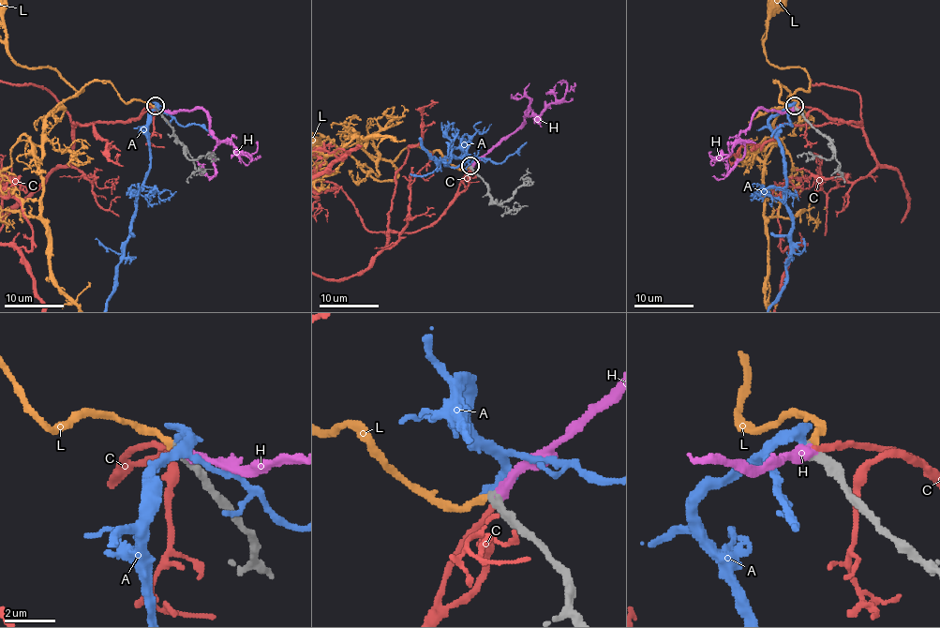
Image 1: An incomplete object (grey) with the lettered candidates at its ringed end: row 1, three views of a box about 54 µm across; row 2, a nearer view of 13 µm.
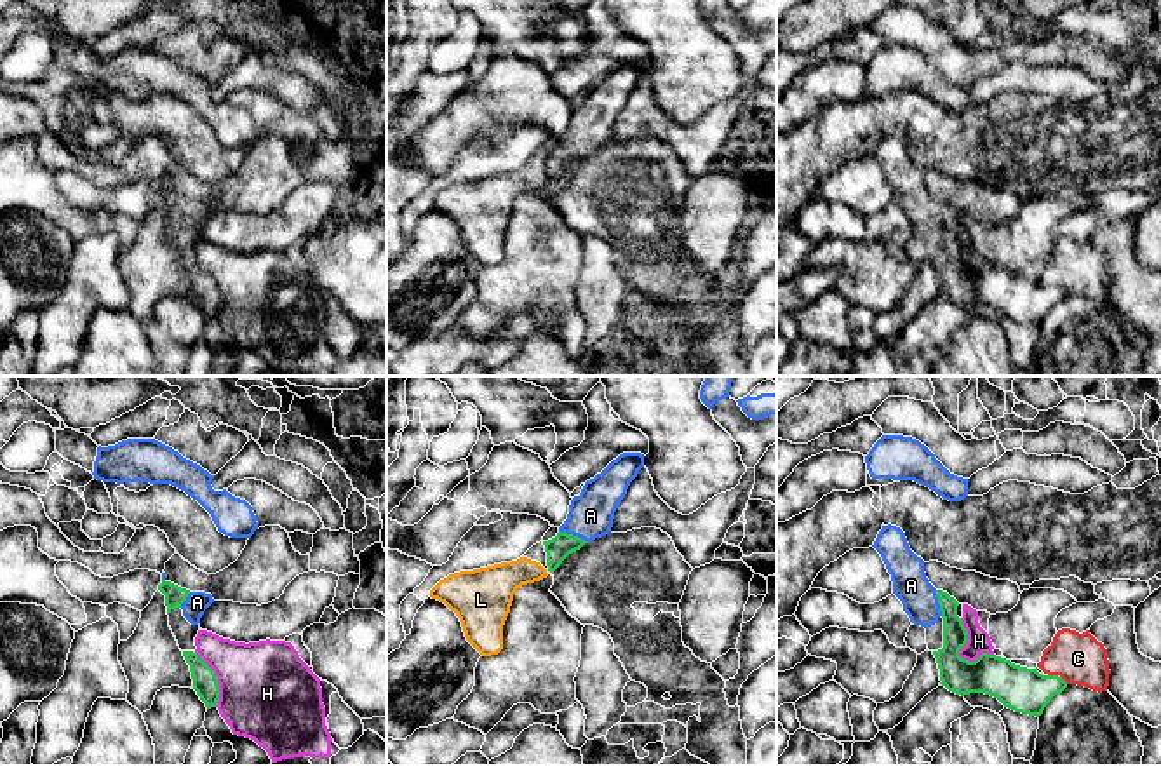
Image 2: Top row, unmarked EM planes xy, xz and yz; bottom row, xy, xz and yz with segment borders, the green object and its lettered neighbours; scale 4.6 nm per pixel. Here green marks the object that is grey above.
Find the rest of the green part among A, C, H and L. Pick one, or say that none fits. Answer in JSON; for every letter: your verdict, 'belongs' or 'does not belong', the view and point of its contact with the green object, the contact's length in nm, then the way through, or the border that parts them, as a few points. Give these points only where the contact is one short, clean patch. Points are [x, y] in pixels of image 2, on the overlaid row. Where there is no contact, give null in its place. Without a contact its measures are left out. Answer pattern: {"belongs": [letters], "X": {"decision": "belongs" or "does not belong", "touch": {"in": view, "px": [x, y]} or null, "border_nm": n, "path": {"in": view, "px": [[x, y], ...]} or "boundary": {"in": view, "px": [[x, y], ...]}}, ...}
{"belongs": ["A"], "A": {"decision": "belongs", "touch": {"in": "xz", "px": [571, 535]}, "border_nm": 130, "path": {"in": "xz", "px": [[557, 549], [571, 535], [590, 516]]}}, "C": {"decision": "does not belong", "touch": {"in": "yz", "px": [1053, 676]}, "border_nm": 50, "boundary": {"in": "yz", "px": [[1048, 674], [1057, 676]]}}, "H": {"decision": "does not belong", "touch": {"in": "yz", "px": [958, 653]}, "border_nm": 240}, "L": {"decision": "does not belong", "touch": null}}

